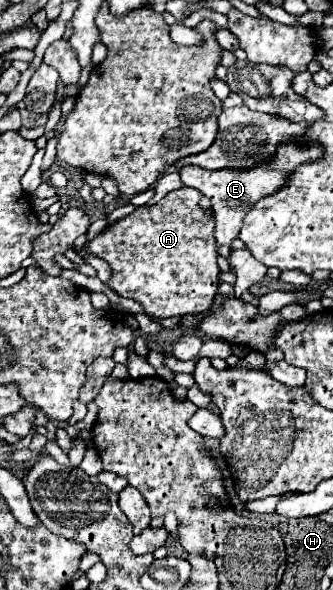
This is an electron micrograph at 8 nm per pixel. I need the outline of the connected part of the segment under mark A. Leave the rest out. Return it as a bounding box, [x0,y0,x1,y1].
[84,187,220,317]

